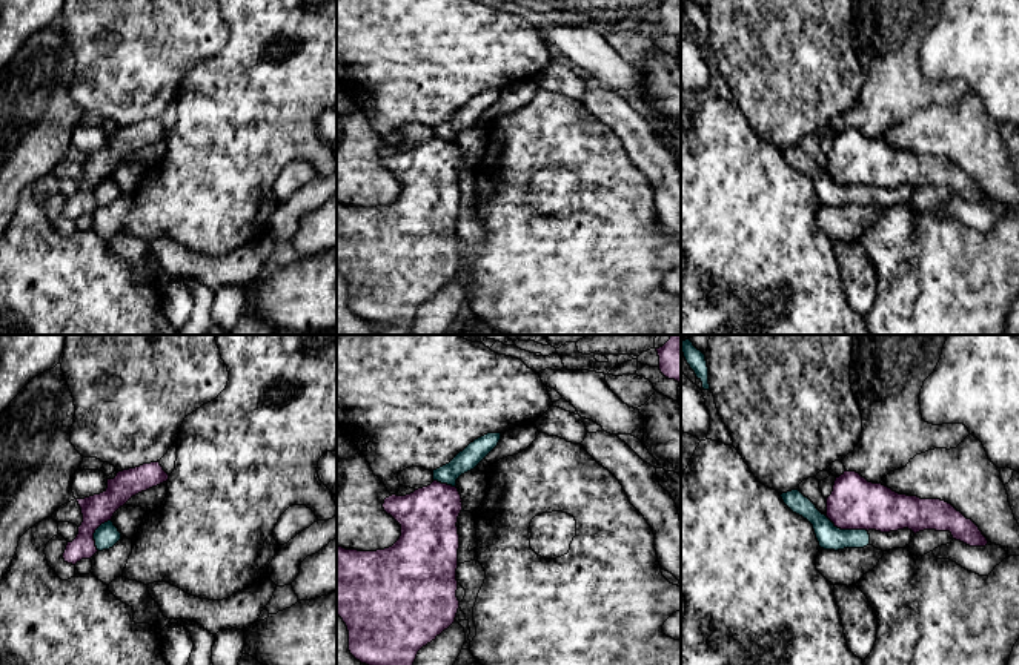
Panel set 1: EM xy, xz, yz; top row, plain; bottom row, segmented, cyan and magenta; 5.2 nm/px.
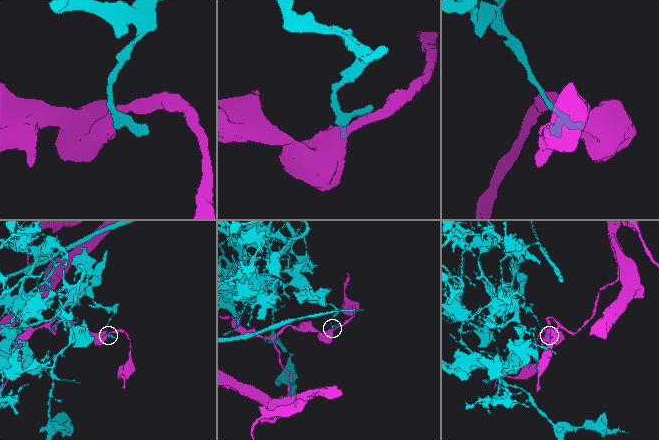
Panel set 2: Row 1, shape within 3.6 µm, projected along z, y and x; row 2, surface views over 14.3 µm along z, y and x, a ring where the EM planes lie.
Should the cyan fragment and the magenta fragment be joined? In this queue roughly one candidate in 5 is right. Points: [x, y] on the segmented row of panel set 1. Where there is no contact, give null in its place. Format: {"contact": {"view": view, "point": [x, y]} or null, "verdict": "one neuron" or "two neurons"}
{"contact": {"view": "yz", "point": [847, 530]}, "verdict": "two neurons"}

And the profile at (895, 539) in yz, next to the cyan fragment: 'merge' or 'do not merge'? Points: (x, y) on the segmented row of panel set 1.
merge

